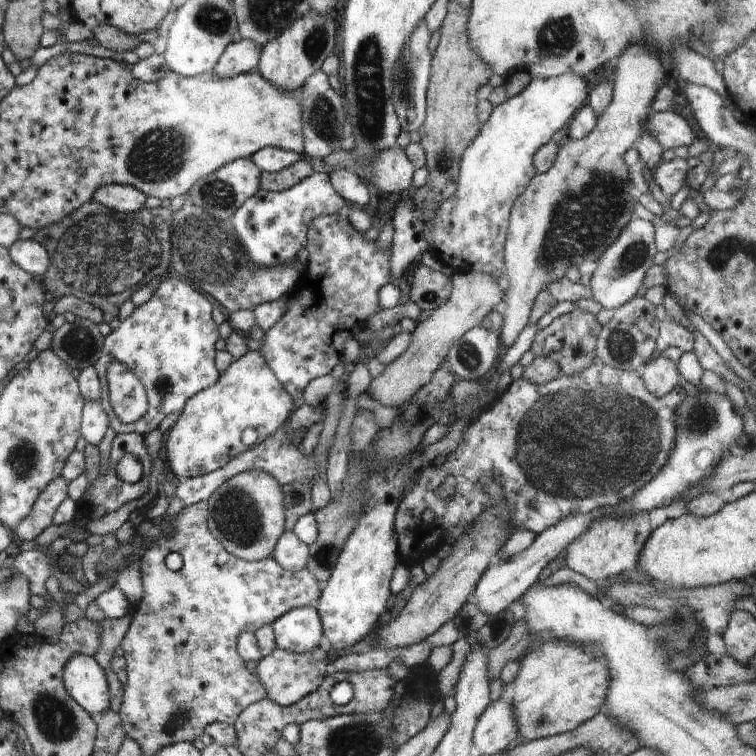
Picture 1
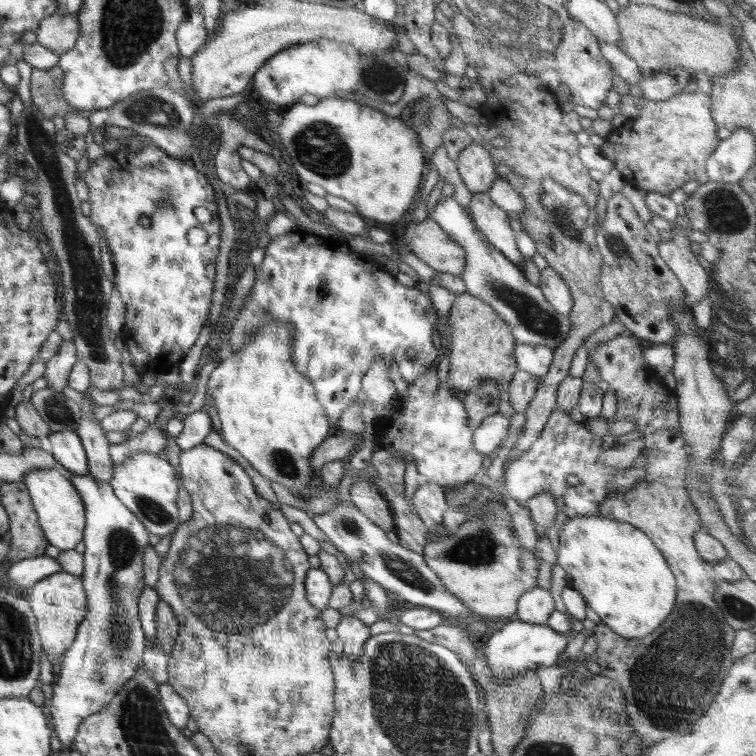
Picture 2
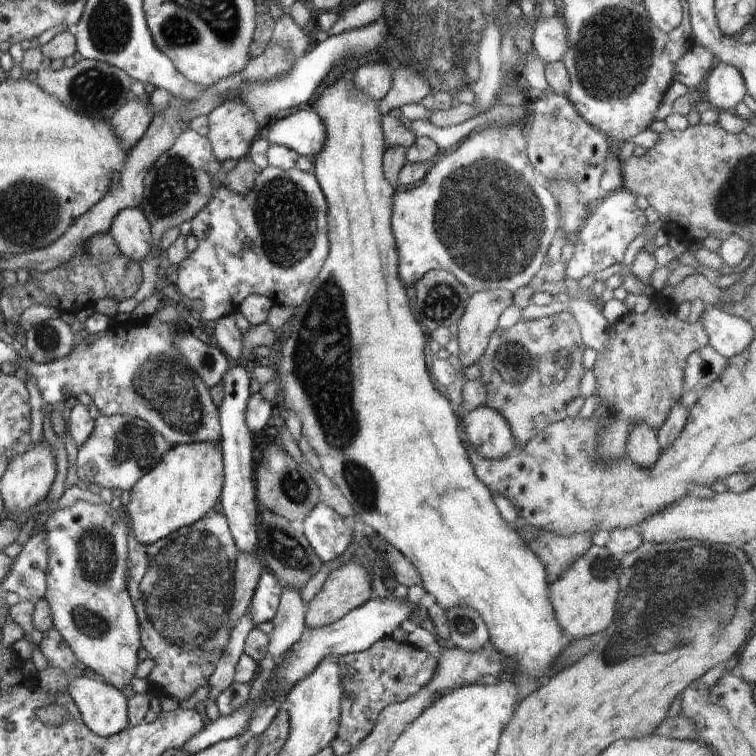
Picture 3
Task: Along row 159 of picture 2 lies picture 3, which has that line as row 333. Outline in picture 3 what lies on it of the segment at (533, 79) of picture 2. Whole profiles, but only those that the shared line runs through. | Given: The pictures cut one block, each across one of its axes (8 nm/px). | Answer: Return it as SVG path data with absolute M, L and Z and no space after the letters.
M566 310L548 318L530 321L521 319L510 329L498 327L490 334L486 351L475 364L480 369L480 380L484 382L487 391L486 406L506 420L516 451L525 448L534 436L553 422L568 418L566 406L579 397L579 385L584 374L582 356L585 348L579 327Z

